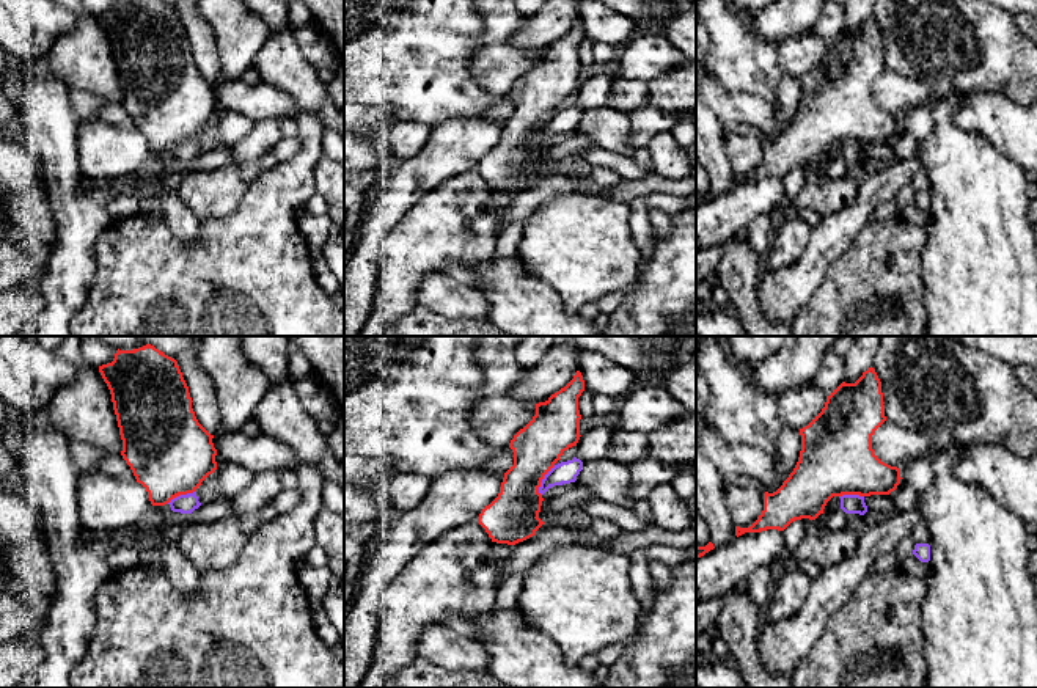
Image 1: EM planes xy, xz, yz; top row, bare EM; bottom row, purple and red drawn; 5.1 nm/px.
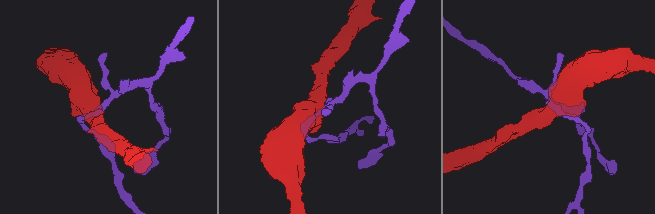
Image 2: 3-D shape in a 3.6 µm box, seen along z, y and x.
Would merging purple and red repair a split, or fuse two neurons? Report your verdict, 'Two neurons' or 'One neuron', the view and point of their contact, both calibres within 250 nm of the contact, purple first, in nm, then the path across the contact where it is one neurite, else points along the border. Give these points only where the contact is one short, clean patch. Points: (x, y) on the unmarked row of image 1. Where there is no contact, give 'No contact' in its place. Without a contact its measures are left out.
Two neurons. Touches purple at xz (542, 129). Thickness 110 nm (purple) against 260 nm

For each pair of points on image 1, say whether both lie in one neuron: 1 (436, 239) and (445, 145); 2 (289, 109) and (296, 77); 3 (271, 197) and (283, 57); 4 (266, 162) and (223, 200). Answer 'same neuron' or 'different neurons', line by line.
1: different neurons
2: different neurons
3: different neurons
4: same neuron

